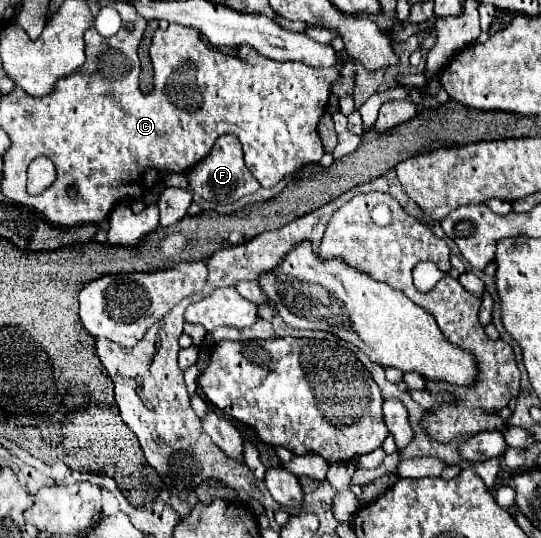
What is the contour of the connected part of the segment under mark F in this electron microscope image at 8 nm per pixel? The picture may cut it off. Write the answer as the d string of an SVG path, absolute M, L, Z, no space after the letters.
M222 135L216 141L216 147L208 155L208 159L198 163L188 173L188 183L190 183L190 191L194 191L202 199L214 201L214 203L234 203L234 201L242 199L244 195L252 195L260 189L260 183L254 179L254 175L244 165L242 145L236 139L236 135Z

